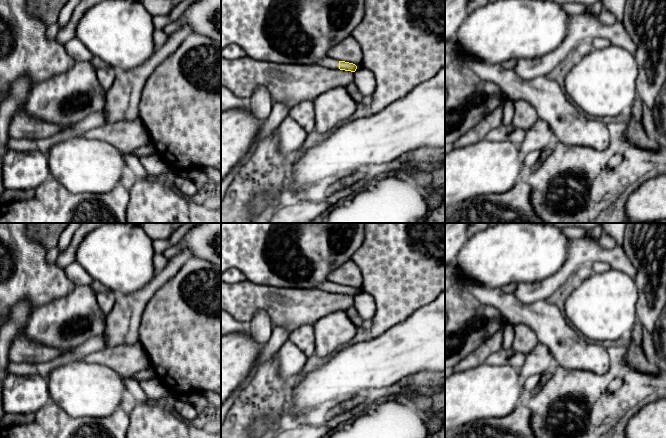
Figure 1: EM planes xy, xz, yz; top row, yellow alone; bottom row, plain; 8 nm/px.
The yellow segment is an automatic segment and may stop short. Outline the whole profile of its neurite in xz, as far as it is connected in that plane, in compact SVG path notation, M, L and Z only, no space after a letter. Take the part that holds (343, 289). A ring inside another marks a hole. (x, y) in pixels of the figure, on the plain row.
M328 280L320 285L320 289L325 290L329 293L340 293L351 296L355 296L357 293L357 290L353 287L338 285Z

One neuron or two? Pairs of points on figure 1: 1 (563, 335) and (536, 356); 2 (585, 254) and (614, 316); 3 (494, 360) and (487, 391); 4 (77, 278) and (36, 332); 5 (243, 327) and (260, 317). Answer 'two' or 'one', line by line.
1: two
2: two
3: two
4: two
5: two

